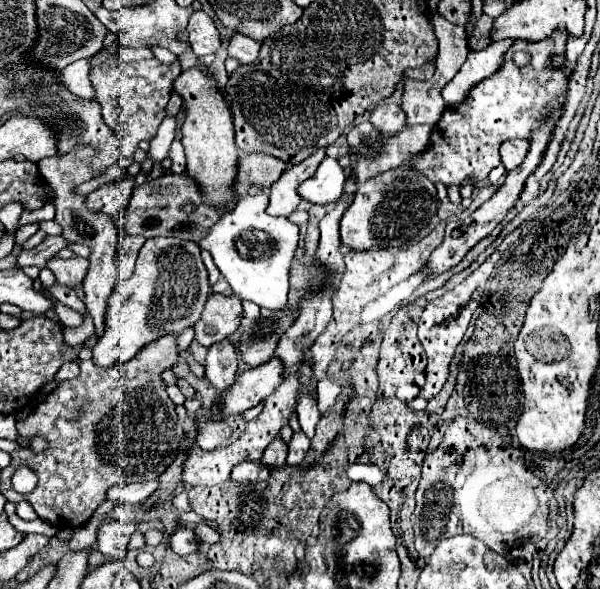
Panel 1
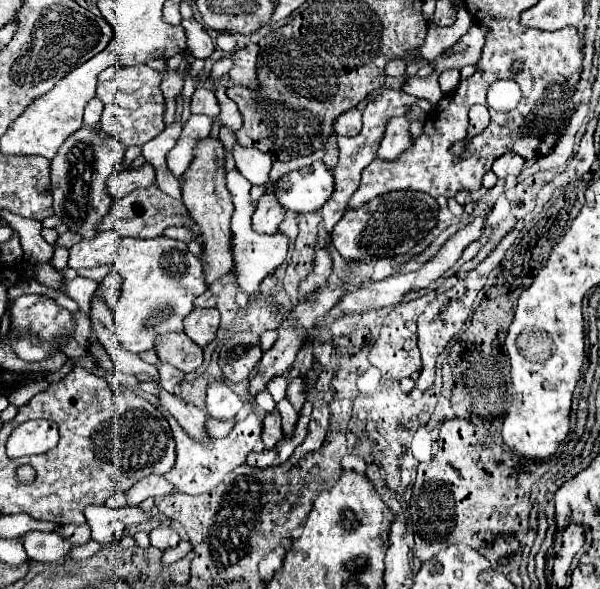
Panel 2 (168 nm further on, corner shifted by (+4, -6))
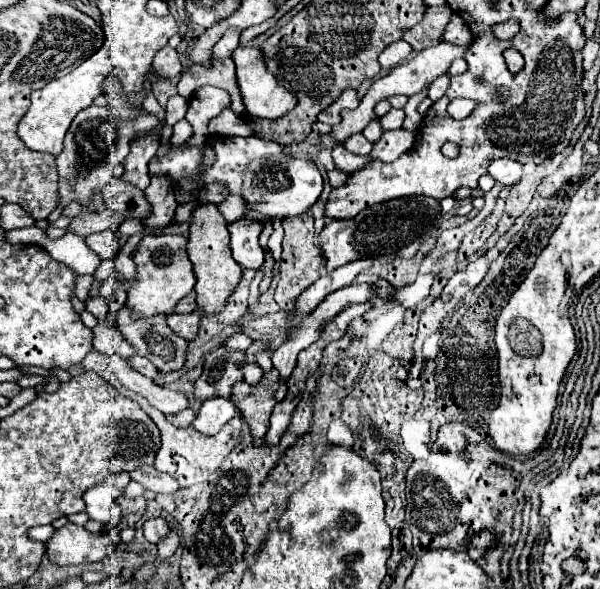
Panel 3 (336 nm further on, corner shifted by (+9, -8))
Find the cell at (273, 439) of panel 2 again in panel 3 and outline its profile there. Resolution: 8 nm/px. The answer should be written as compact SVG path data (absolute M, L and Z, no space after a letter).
M272 368L272 370L264 370L256 386L250 386L248 382L242 380L232 388L230 400L248 422L254 440L262 440L268 432L270 414L276 404L274 392L280 388L280 384L282 384L282 376L276 368Z

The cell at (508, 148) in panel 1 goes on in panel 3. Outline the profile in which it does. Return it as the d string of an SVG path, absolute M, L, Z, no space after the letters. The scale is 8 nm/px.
M494 160L488 168L488 174L504 186L512 186L522 178L522 164L514 160Z

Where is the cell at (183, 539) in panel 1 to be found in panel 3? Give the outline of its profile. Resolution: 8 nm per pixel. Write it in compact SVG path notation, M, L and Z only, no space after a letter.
M148 518L144 520L144 536L148 542L156 544L158 540L162 540L168 534L168 522L164 518Z

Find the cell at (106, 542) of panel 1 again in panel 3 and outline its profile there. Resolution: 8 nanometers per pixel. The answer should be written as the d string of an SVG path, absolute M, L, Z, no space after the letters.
M112 482L96 484L84 494L86 512L92 520L102 522L106 528L114 528L120 522L120 510L116 508L116 500L120 490Z

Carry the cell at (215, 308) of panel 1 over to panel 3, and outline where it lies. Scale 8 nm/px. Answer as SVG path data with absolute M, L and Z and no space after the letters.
M190 312L190 314L170 314L168 316L168 326L182 336L184 340L192 340L198 332L200 326L200 314L198 312Z

